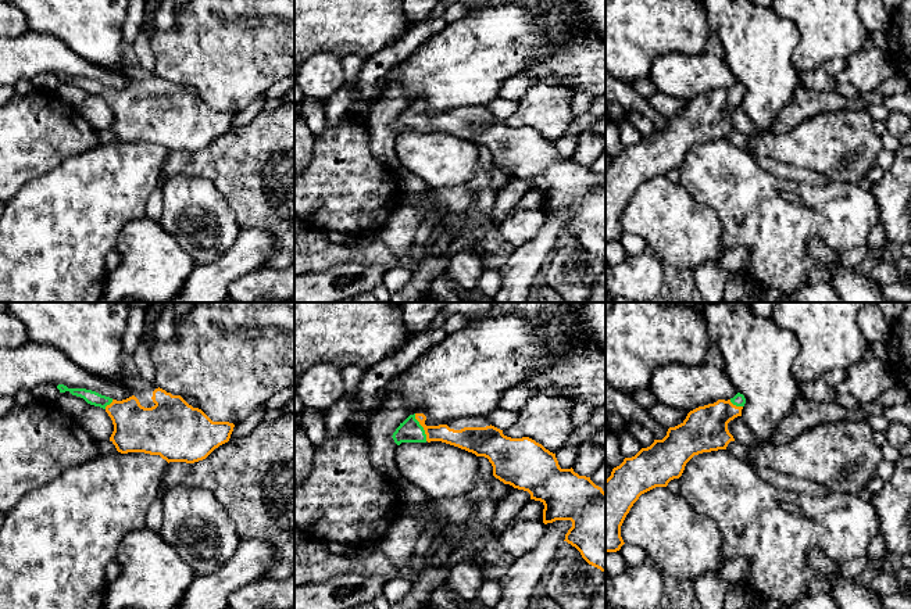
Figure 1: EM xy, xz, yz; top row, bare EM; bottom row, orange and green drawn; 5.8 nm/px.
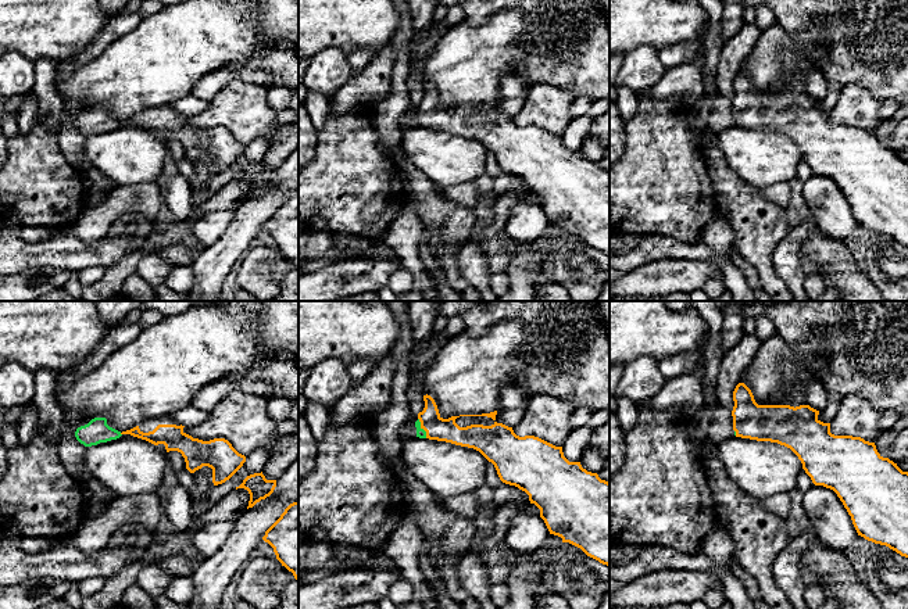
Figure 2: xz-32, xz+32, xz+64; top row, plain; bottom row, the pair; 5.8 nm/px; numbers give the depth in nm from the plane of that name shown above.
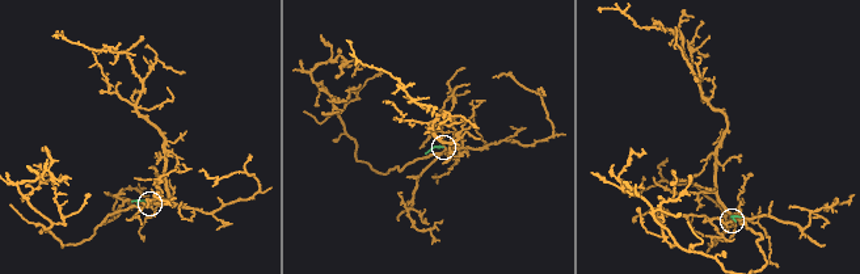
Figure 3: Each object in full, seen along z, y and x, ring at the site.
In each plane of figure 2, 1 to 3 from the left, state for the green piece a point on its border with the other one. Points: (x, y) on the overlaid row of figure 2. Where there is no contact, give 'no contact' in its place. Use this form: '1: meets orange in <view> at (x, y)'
1: no contact
2: meets orange in xz+32 at (421, 427)
3: meets orange in xz+64 at (736, 433)

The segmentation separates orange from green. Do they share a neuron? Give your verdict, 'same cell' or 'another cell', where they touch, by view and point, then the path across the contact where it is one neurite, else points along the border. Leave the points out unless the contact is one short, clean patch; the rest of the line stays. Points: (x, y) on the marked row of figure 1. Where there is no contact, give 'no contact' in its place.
same cell | xz (422, 426) | across xz (463, 439), (429, 433), (422, 426), (410, 430)

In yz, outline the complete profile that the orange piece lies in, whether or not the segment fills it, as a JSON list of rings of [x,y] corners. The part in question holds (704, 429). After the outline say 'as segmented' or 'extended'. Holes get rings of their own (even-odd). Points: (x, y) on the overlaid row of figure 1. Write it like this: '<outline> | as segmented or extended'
[[[737,393],[733,398],[718,400],[714,404],[699,406],[690,411],[686,419],[669,427],[662,440],[642,448],[635,456],[625,458],[624,462],[614,468],[611,476],[605,480],[605,554],[617,552],[625,544],[621,537],[621,526],[639,497],[655,487],[667,487],[674,479],[679,479],[686,463],[699,454],[726,449],[733,436],[728,430],[728,423],[742,416],[746,404],[743,394]]] | extended

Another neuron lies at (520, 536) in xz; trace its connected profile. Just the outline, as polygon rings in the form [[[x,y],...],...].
[[[512,519],[496,540],[510,559],[519,558],[540,541],[546,524],[542,520]]]

